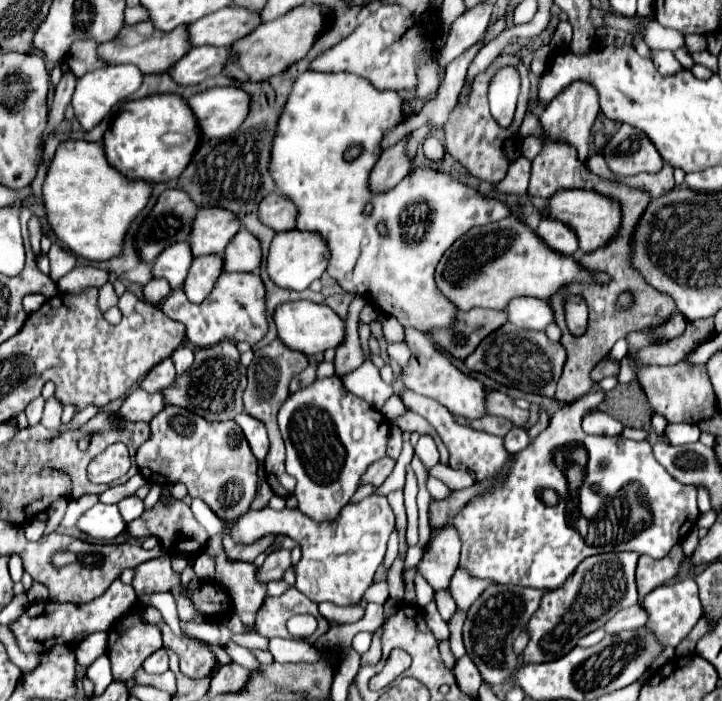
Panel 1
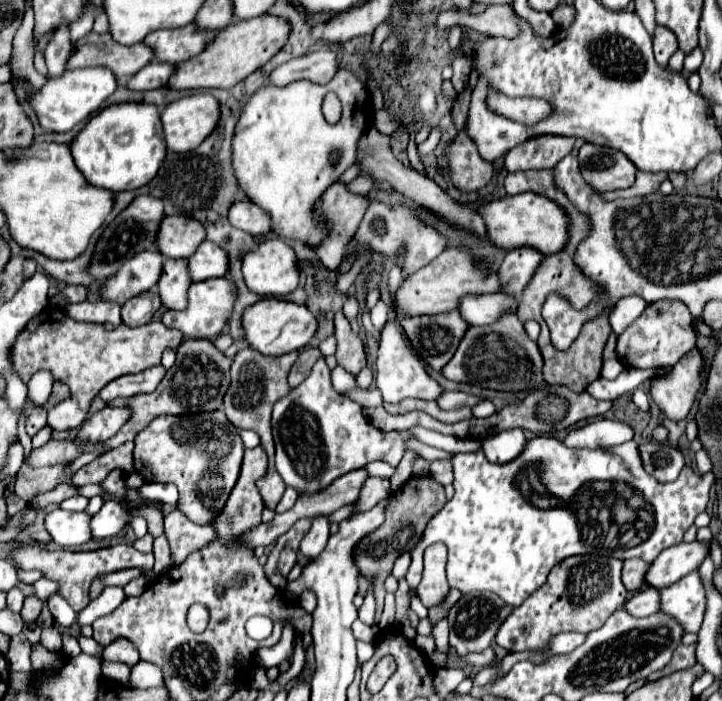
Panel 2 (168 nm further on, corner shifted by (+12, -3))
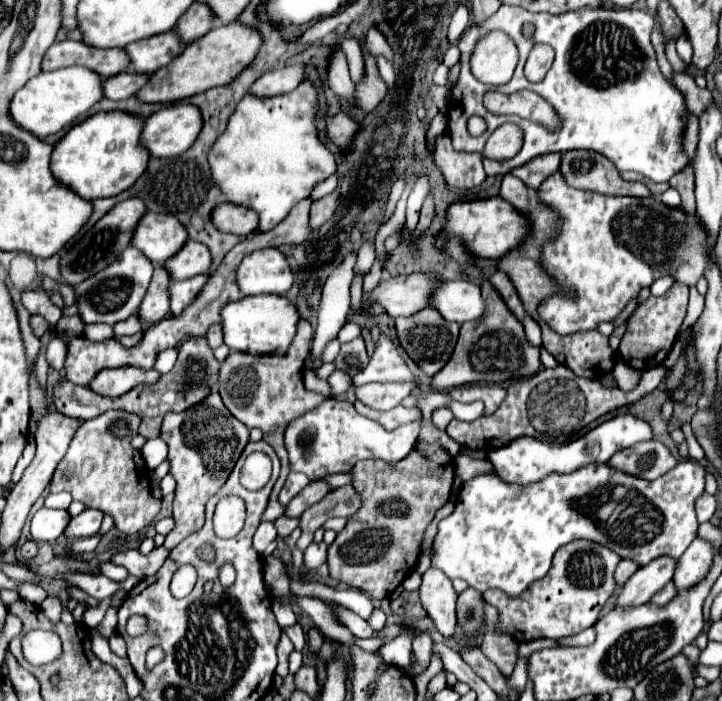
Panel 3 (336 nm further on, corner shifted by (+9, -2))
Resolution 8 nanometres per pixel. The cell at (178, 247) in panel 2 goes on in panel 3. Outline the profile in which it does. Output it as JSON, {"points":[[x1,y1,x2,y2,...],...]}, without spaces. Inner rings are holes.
{"points":[[145,212,135,226,131,246,143,252,153,264,163,264,171,258,187,240,187,230,175,216,163,216]]}

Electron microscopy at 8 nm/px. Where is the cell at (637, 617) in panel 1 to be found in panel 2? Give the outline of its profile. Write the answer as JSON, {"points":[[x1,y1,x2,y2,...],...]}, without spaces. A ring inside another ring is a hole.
{"points":[[648,587,646,591,636,593,630,601,624,603,624,611,628,611,632,617,648,617,658,611,658,593,654,587]]}

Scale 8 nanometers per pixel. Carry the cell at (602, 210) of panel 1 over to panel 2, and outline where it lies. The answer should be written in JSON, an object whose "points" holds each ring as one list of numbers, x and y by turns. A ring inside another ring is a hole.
{"points":[[524,193,524,195,514,195,514,197,504,197,500,201,490,201,480,207,480,213,486,221,486,229,490,239,504,249,514,249,514,247,536,247,544,255,558,253,566,247,568,235,570,235,570,219,560,205,544,195,538,193]]}

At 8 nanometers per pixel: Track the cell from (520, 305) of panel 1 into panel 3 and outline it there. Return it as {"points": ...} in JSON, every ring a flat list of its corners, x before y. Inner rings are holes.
{"points":[[445,280,429,296,429,306,449,322,469,322,483,314,481,288,469,280]]}

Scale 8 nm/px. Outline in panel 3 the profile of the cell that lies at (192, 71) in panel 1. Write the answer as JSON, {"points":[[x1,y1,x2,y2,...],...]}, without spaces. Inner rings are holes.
{"points":[[119,72,103,80,103,96,109,100,125,100,135,96,139,88,149,80,149,76,139,76,135,72]]}

